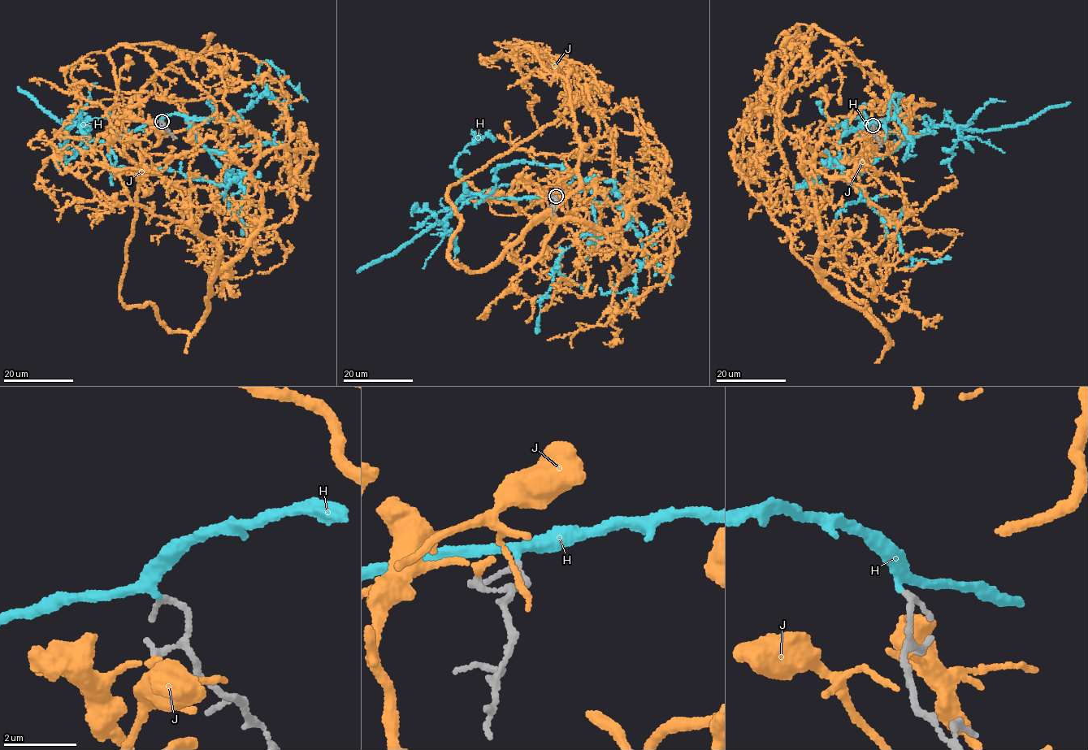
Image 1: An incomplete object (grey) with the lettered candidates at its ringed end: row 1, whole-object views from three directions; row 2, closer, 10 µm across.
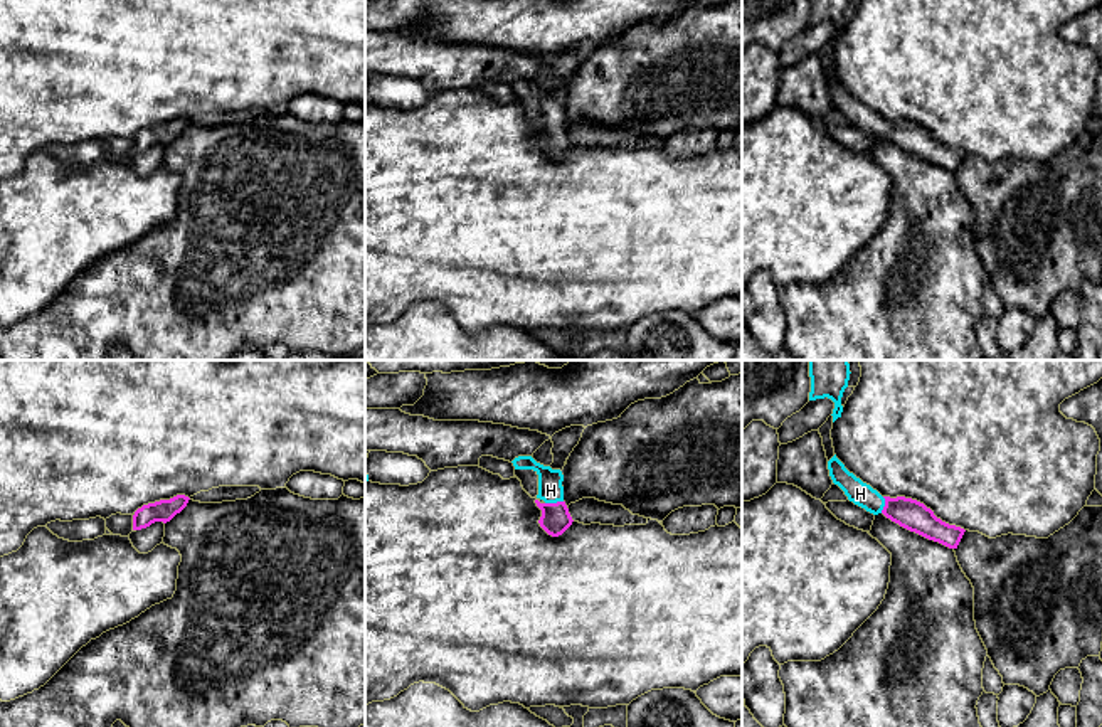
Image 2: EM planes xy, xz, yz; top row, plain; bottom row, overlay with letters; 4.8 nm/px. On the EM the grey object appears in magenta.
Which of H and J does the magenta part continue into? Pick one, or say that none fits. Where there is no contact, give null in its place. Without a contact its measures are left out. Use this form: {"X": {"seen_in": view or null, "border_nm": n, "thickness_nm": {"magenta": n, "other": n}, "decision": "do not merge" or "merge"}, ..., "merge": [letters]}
{"H": {"seen_in": "xz", "border_nm": 90, "thickness_nm": {"magenta": 140, "other": 120}, "decision": "merge"}, "J": {"seen_in": null, "decision": "do not merge"}, "merge": ["H"]}

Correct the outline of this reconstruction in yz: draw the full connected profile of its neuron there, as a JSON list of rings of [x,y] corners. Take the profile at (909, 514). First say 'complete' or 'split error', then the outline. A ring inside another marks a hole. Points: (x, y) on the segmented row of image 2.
split error; [[[836,454],[828,461],[828,470],[833,483],[838,485],[855,505],[873,515],[883,513],[900,527],[929,540],[949,549],[957,549],[966,530],[942,522],[924,503],[905,496],[882,496],[870,485],[850,473]]]

